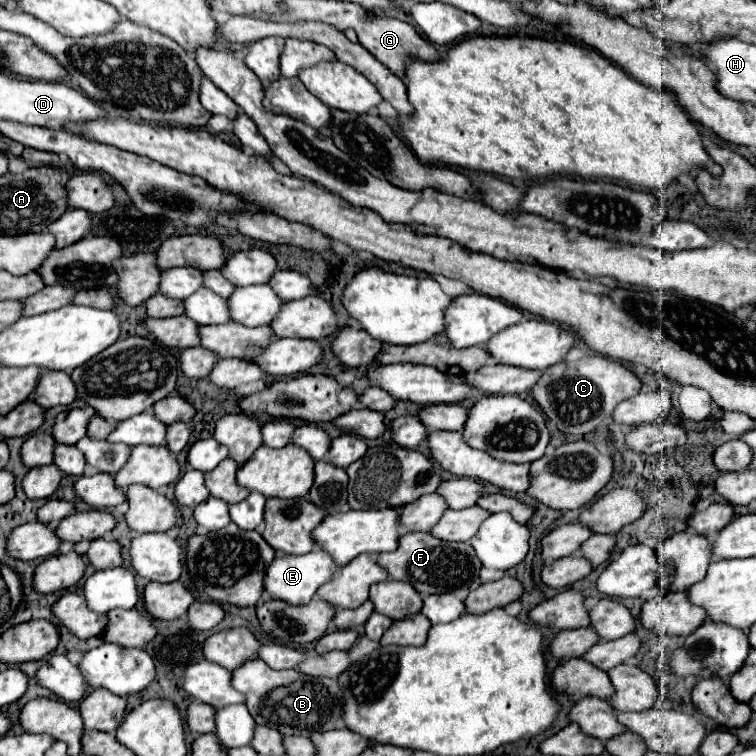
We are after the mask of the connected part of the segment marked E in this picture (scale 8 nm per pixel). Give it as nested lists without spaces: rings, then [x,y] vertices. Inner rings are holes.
[[[322,549],[310,551],[306,555],[282,555],[282,557],[276,557],[272,561],[272,565],[268,567],[268,573],[264,579],[264,589],[266,589],[268,597],[272,597],[272,599],[282,599],[292,605],[306,605],[312,601],[314,593],[324,583],[328,583],[328,579],[332,579],[336,569],[338,569],[336,563]]]

